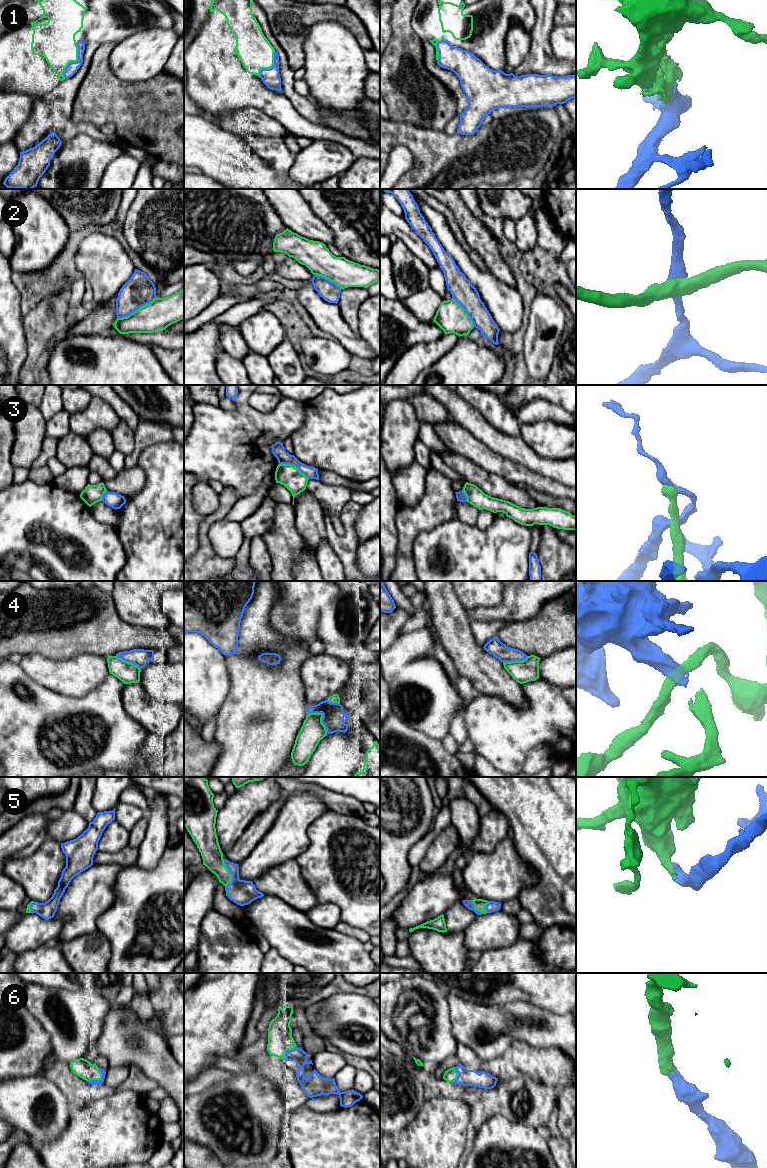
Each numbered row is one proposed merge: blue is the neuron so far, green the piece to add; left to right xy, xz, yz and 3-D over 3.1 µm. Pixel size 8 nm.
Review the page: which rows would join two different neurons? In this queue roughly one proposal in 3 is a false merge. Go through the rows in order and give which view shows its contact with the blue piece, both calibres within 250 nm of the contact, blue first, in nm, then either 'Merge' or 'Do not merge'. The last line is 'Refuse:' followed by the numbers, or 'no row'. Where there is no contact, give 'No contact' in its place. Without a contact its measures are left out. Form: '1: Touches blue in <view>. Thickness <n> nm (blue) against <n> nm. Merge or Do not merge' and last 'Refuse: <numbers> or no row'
1: Touches blue in xy. Thickness 90 nm (blue) against 320 nm. Merge
2: Touches blue in xy. Thickness 240 nm (blue) against 240 nm. Do not merge
3: Touches blue in xz. Thickness 110 nm (blue) against 180 nm. Do not merge
4: Touches blue in xz. Thickness 180 nm (blue) against 190 nm. Merge
5: Touches blue in xz. Thickness 200 nm (blue) against 170 nm. Merge
6: Touches blue in xy. Thickness 40 nm (blue) against 150 nm. Merge
Refuse: 2, 3

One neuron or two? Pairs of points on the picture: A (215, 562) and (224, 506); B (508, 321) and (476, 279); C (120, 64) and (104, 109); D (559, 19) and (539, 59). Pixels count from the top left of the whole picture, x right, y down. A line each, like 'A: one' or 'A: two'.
A: one
B: one
C: two
D: two

